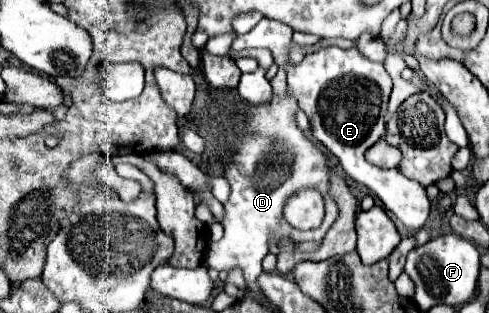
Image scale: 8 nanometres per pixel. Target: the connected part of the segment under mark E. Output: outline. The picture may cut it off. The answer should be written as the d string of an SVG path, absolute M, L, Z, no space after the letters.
M259 22L251 32L237 36L231 48L271 50L275 64L287 70L289 96L293 96L297 106L307 114L313 138L339 160L343 172L379 196L383 206L405 224L411 236L427 222L431 202L425 186L405 178L399 170L383 170L365 160L367 148L385 134L385 112L393 84L383 64L367 60L357 50L343 50L339 46L323 46L307 54L303 62L289 64L289 28L281 22Z

